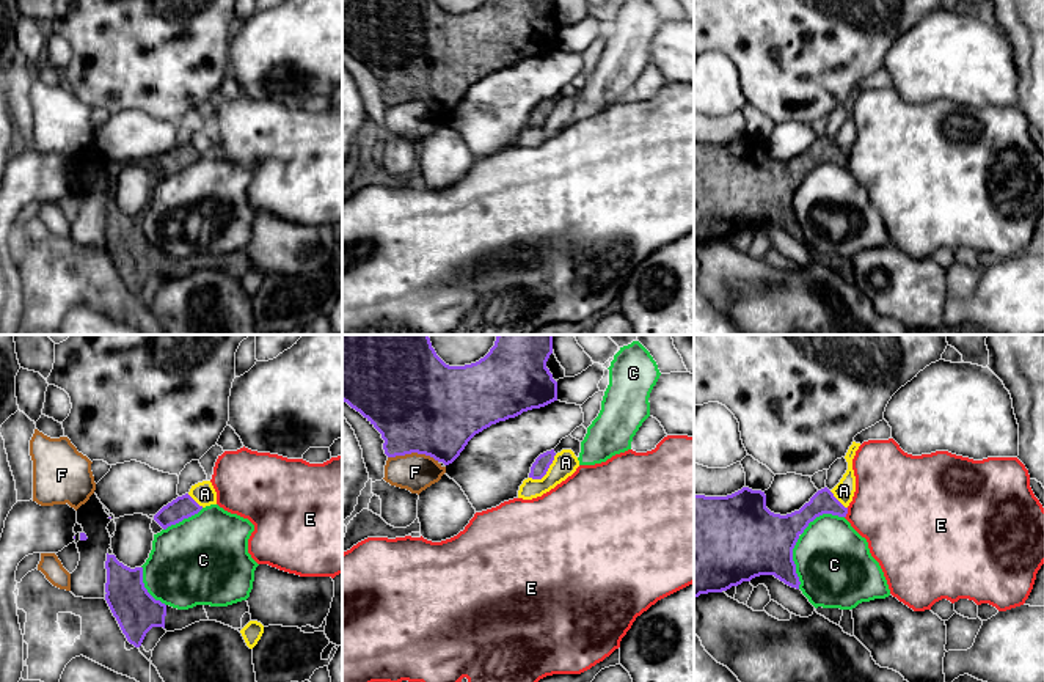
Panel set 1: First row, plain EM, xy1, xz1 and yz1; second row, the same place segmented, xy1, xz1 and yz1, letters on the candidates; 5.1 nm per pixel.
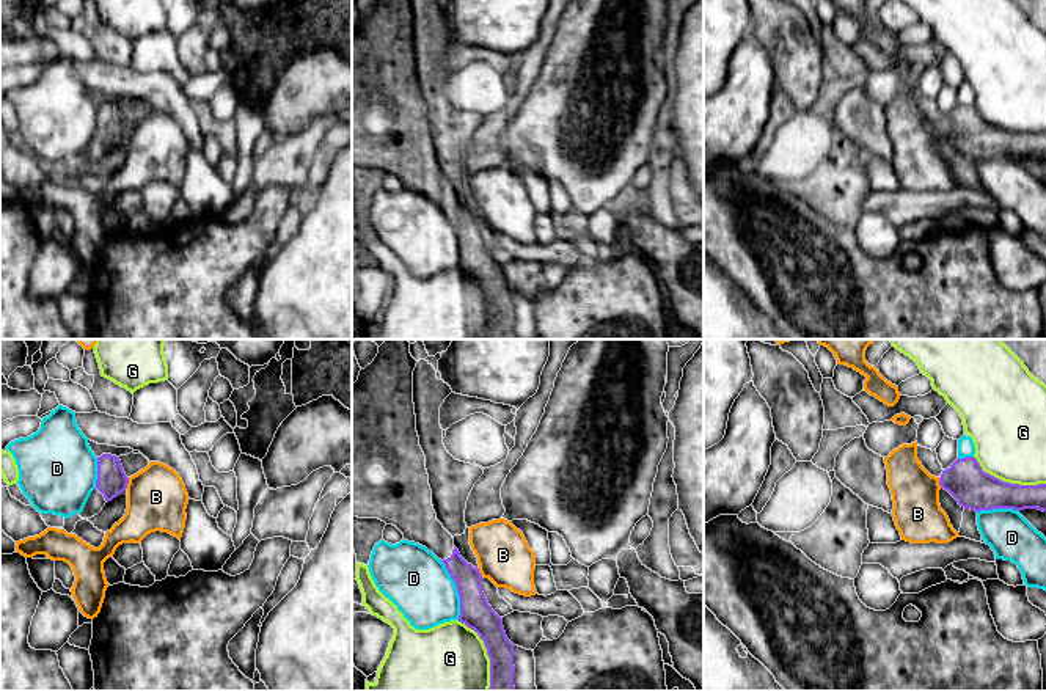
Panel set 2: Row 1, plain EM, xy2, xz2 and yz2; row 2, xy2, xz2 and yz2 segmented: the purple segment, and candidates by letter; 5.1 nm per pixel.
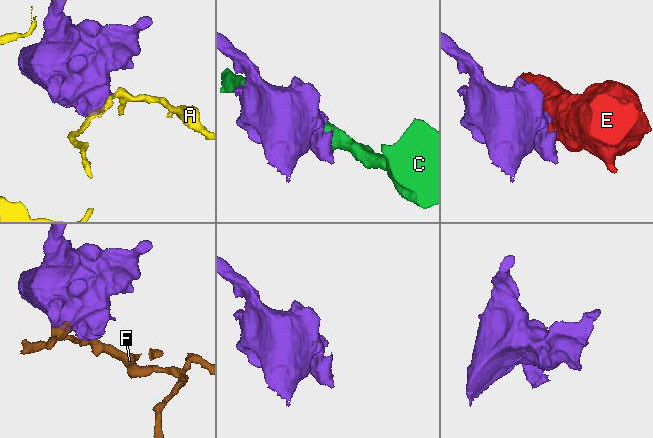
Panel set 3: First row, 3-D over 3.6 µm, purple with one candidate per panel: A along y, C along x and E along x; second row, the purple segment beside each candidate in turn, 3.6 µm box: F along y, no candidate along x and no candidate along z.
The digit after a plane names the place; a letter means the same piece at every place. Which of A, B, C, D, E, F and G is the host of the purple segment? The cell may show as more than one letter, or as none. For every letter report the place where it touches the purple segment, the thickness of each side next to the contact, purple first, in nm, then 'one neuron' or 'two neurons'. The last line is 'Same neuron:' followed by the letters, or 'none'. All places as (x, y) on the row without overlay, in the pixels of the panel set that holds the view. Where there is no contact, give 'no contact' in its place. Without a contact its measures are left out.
A: meets purple in xz1 at (547, 118); 90 nm thick on the purple side, 120 nm on the other; two neurons
B: meets purple in xy2 at (128, 131); 160 nm thick on the purple side, 300 nm on the other; two neurons
C: meets purple in yz1 at (798, 186); 360 nm thick on the purple side, 380 nm on the other; two neurons
D: meets purple in xz2 at (457, 239); 160 nm thick on the purple side, 320 nm on the other; two neurons
E: meets purple in yz1 at (846, 161); 120 nm thick on the purple side, 440 nm on the other; two neurons
F: meets purple in xz1 at (413, 99); 500 nm thick on the purple side, 190 nm on the other; two neurons
G: meets purple in xz2 at (487, 300); 160 nm thick on the purple side, 480 nm on the other; two neurons
Same neuron: none

